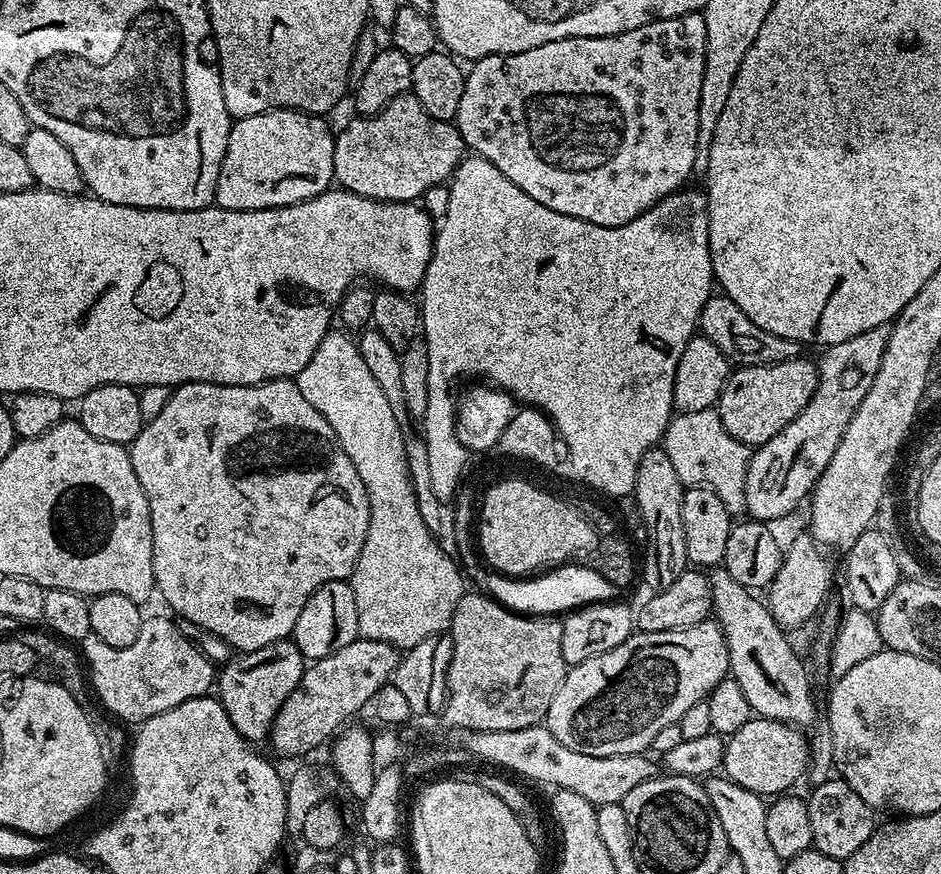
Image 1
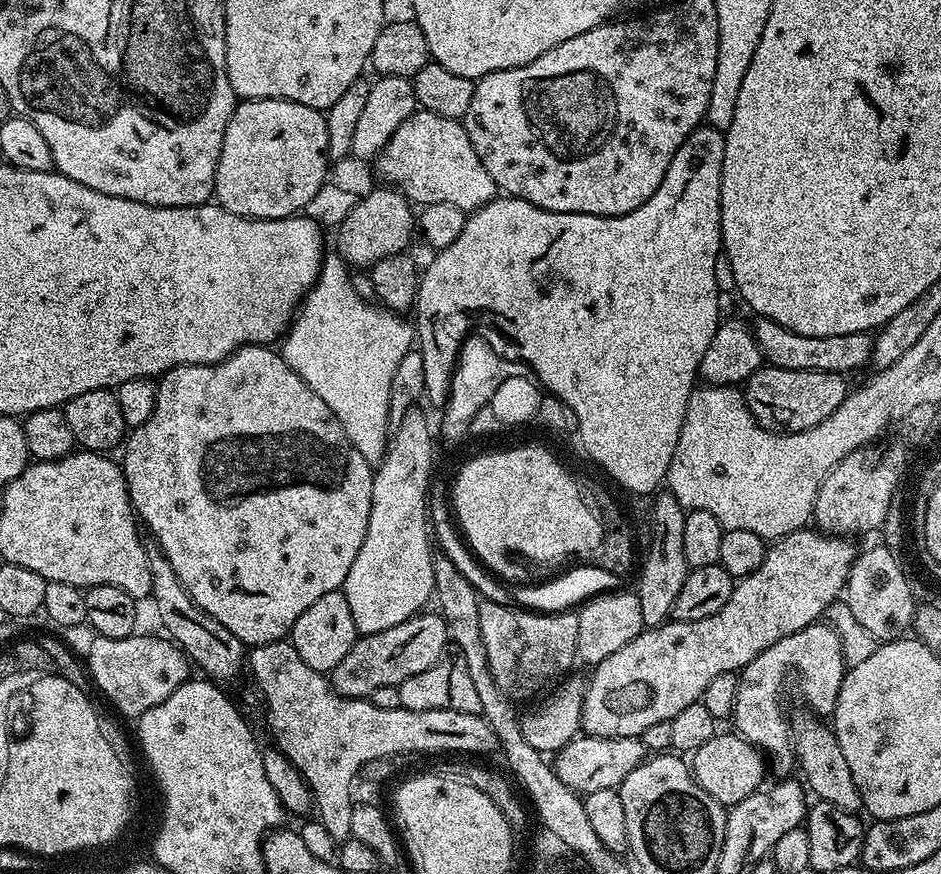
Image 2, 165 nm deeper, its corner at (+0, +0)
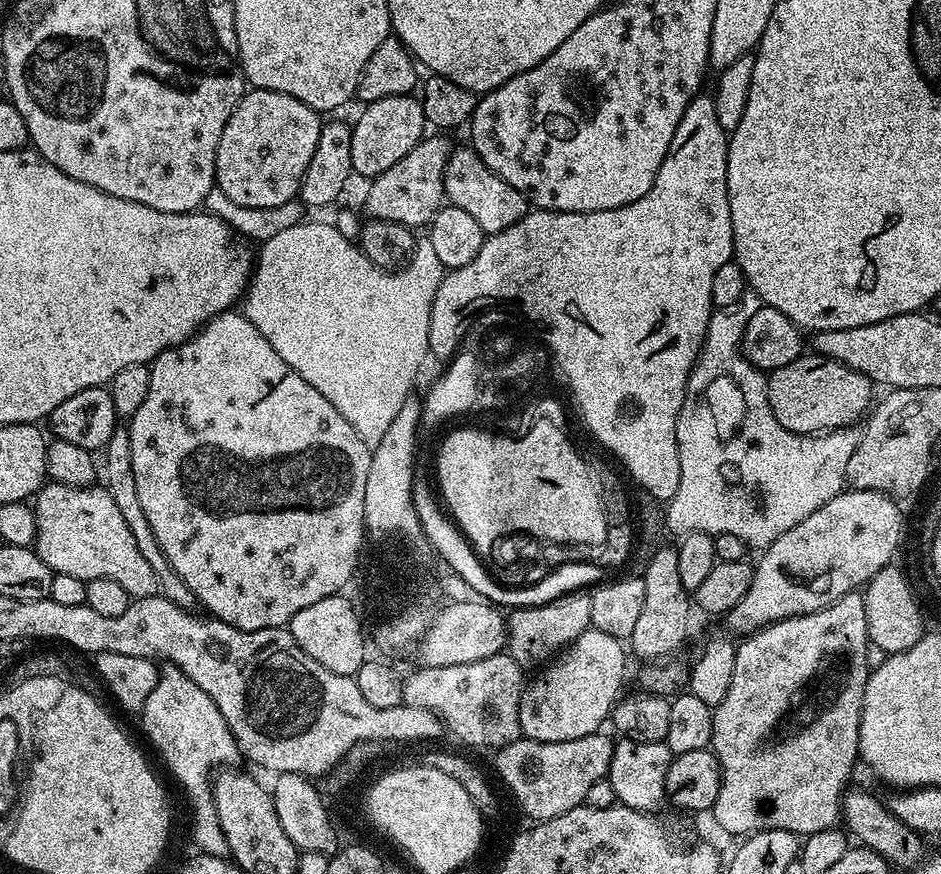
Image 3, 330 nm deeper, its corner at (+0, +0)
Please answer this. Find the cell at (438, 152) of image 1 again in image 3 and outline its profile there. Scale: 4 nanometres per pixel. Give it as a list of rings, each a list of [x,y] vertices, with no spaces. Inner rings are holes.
[[[471,146],[457,147],[448,157],[448,165],[444,171],[444,194],[449,205],[466,210],[478,222],[486,234],[506,230],[506,226],[514,226],[530,211],[528,199],[520,192],[515,192],[505,180],[498,178],[486,162]]]

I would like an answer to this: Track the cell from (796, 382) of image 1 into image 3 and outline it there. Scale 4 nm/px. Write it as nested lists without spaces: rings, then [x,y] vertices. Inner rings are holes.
[[[801,354],[794,362],[790,362],[790,366],[776,368],[767,377],[768,401],[774,418],[778,418],[786,430],[805,434],[853,427],[857,423],[856,419],[860,415],[863,417],[873,403],[872,381],[858,374],[858,370],[850,370],[850,366],[842,366],[842,362],[834,362],[834,358],[808,355]]]

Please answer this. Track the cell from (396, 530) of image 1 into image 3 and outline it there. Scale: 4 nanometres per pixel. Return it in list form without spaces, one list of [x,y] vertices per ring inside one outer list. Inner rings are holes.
[[[310,220],[281,230],[280,233],[274,234],[274,238],[265,240],[259,245],[260,257],[258,255],[255,257],[248,287],[242,297],[242,305],[244,304],[242,314],[256,327],[258,334],[262,334],[262,338],[266,338],[270,346],[274,346],[274,354],[278,354],[278,358],[282,358],[282,362],[286,362],[286,366],[293,368],[299,376],[306,378],[306,382],[310,382],[310,386],[314,386],[314,390],[318,390],[318,394],[322,394],[322,398],[326,398],[326,402],[330,402],[330,406],[334,406],[334,410],[338,410],[338,414],[342,414],[342,418],[346,418],[346,422],[354,426],[354,434],[358,434],[358,438],[362,438],[362,442],[366,442],[366,446],[371,450],[378,446],[378,442],[382,442],[387,427],[394,420],[394,414],[398,414],[402,402],[410,398],[411,392],[408,391],[411,390],[412,383],[415,382],[416,375],[424,364],[424,359],[429,359],[430,310],[434,306],[434,294],[438,294],[438,286],[444,280],[446,269],[438,260],[437,252],[430,242],[426,238],[420,238],[416,241],[416,250],[412,254],[412,259],[403,268],[395,272],[387,272],[374,266],[374,262],[366,258],[359,243],[352,243],[342,238],[332,222],[319,224],[316,220]]]

